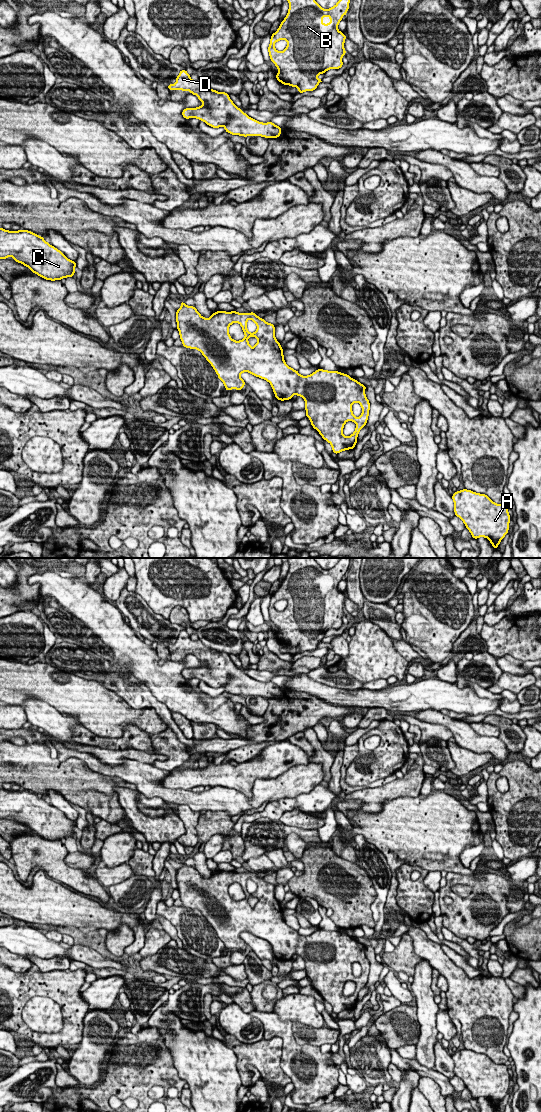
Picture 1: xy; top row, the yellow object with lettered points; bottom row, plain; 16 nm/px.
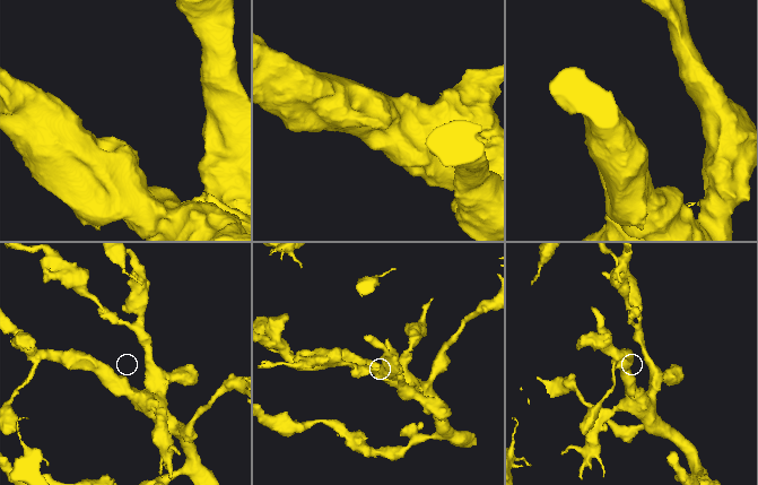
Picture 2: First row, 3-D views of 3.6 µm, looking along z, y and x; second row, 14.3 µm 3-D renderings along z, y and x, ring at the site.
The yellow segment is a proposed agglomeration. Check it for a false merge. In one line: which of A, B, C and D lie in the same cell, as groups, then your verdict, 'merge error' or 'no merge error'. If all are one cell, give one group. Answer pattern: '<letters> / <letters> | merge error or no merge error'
A B C D | no merge error

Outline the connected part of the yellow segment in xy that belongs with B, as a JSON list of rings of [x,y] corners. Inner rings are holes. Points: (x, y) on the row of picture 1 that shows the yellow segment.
[[[287,0],[289,10],[278,30],[271,35],[268,52],[270,60],[278,68],[276,78],[283,85],[298,88],[298,93],[313,91],[321,81],[319,74],[329,69],[342,67],[342,57],[347,54],[344,42],[347,38],[338,30],[338,24],[347,14],[350,0],[339,0],[330,9],[323,9],[315,0]],[[279,40],[286,40],[284,51],[277,51],[274,44]]]

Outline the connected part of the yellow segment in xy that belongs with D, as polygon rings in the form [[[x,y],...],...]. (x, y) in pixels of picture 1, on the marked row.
[[[186,70],[180,71],[175,84],[167,86],[169,90],[190,91],[203,103],[200,107],[184,109],[182,115],[186,119],[194,117],[213,128],[223,126],[232,135],[265,138],[278,138],[281,135],[282,128],[272,122],[262,123],[252,119],[235,106],[229,94],[208,88],[200,80],[192,80]]]

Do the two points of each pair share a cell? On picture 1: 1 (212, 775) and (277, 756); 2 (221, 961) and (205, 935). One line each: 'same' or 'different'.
1: same
2: different

